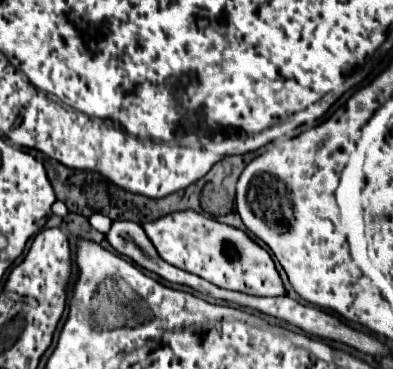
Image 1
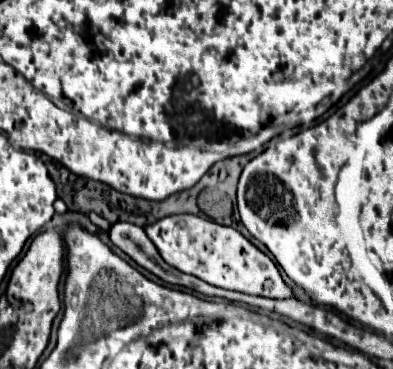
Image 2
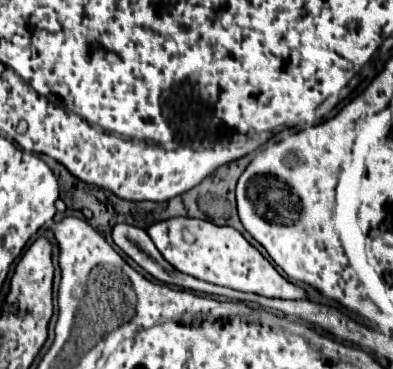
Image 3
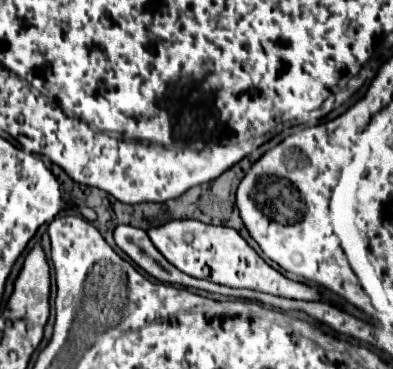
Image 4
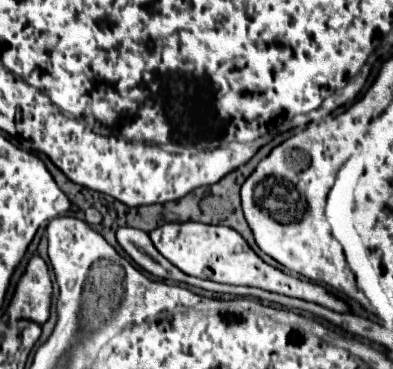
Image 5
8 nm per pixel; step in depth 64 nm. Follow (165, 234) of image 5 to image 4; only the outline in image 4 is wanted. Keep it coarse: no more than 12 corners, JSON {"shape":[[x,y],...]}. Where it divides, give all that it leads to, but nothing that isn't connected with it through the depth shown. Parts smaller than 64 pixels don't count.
{"shape":[[198,220],[150,228],[188,276],[284,298],[318,288],[268,266],[234,228]]}

